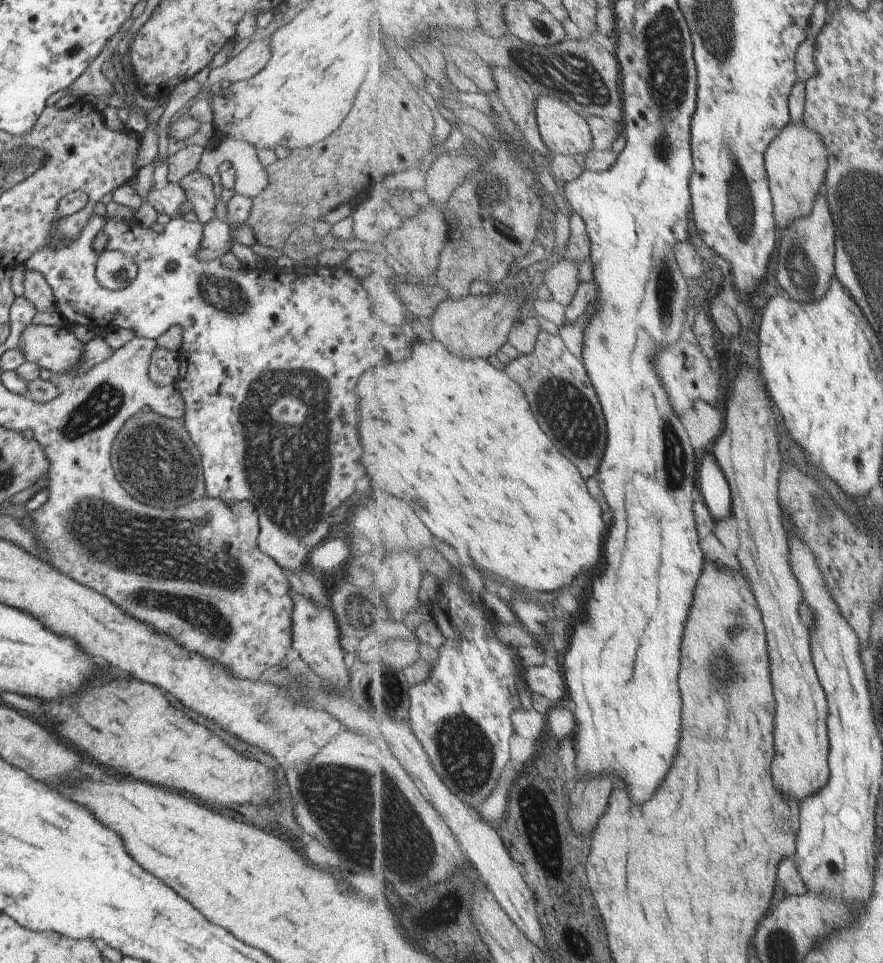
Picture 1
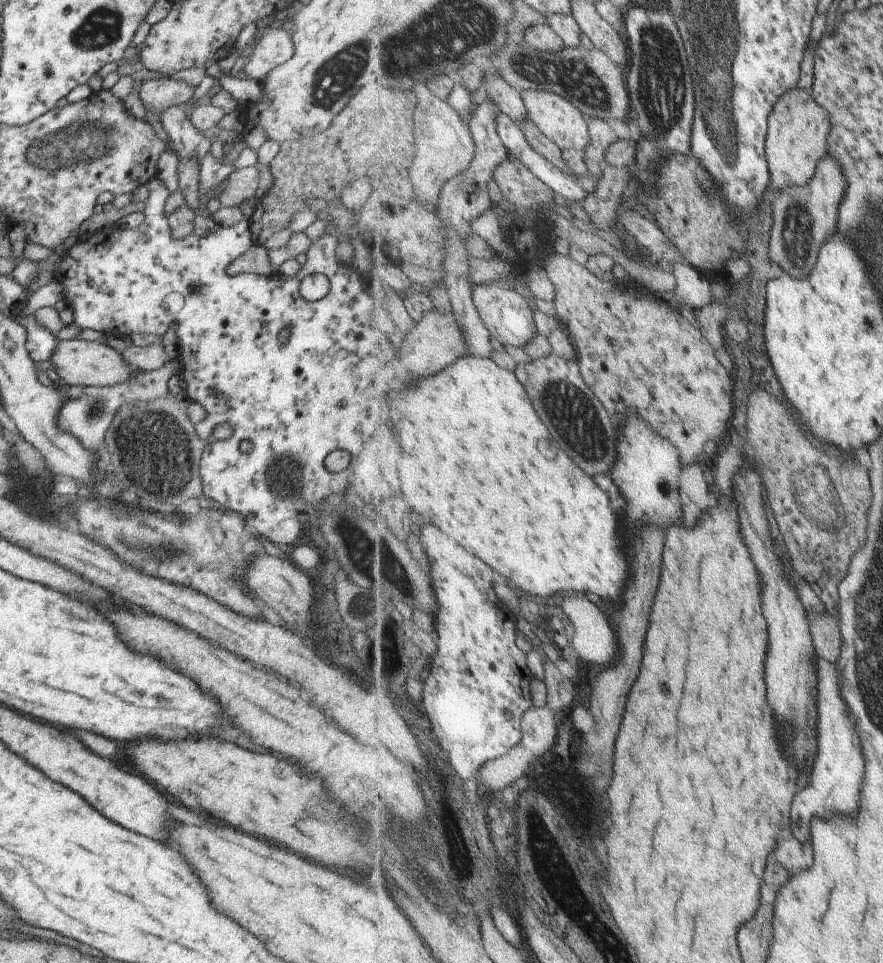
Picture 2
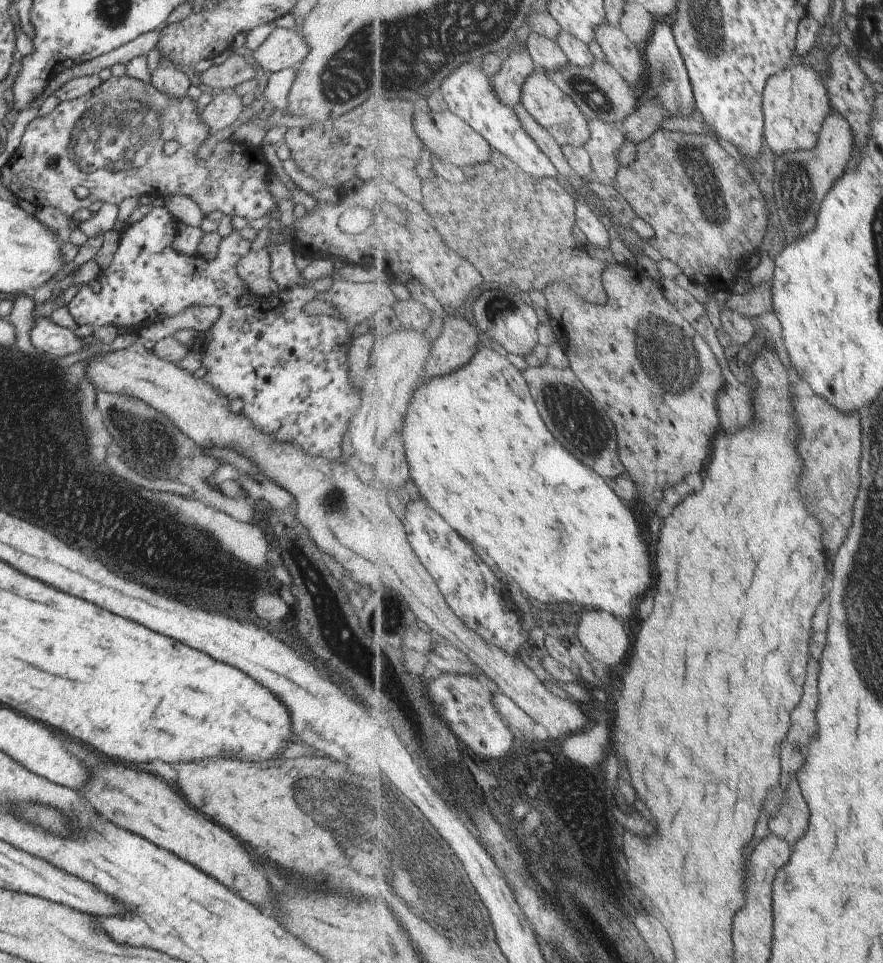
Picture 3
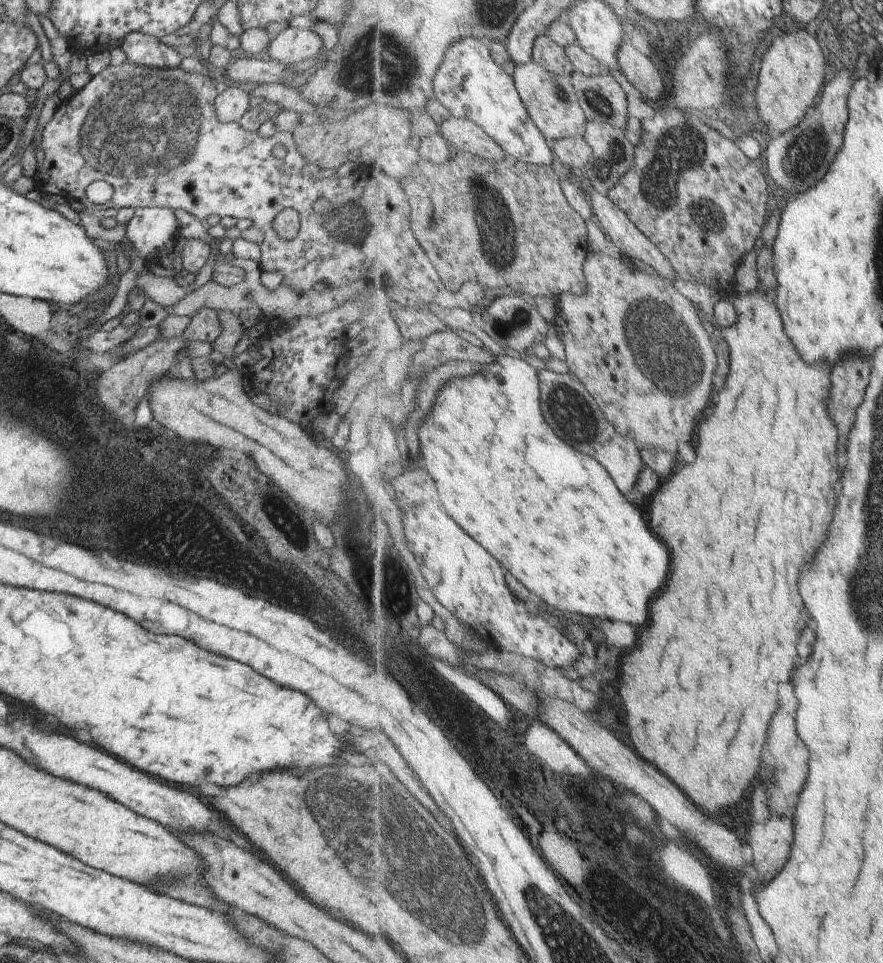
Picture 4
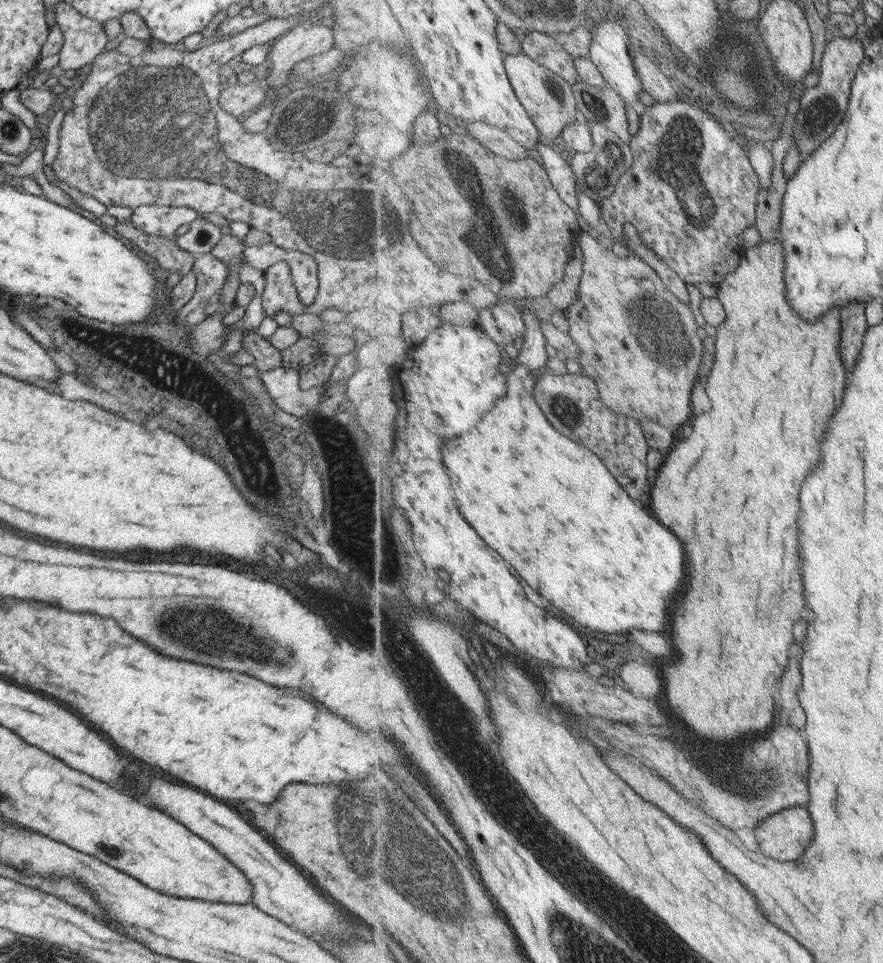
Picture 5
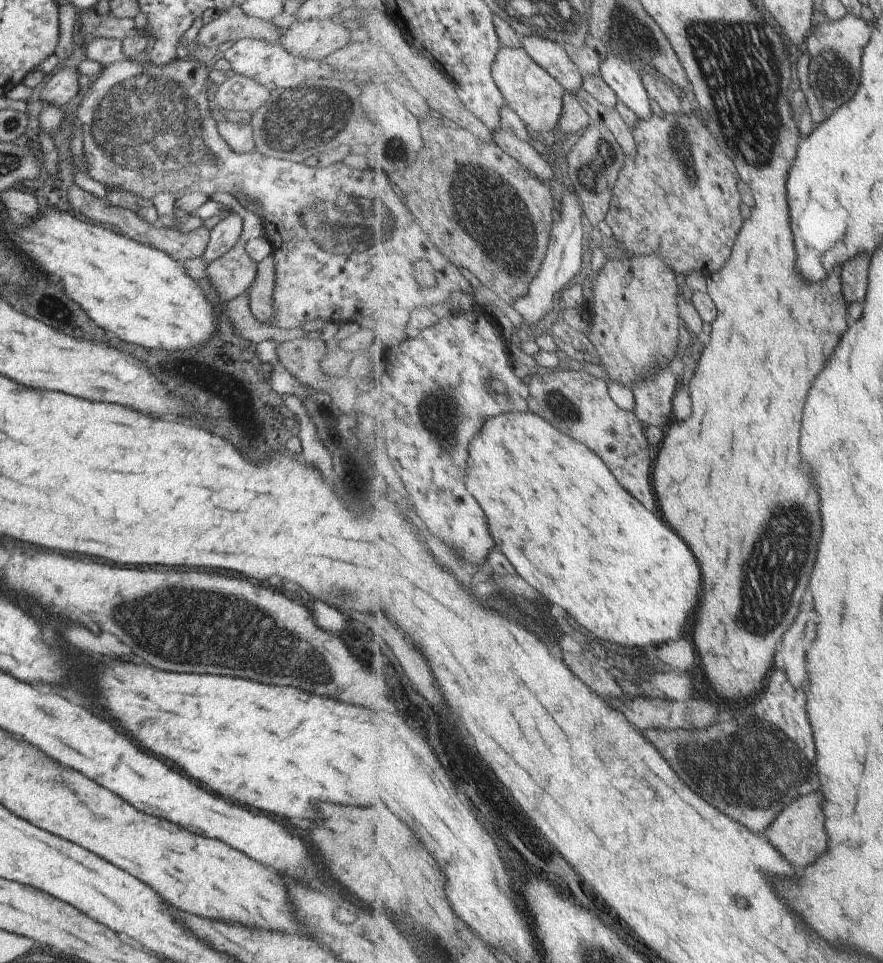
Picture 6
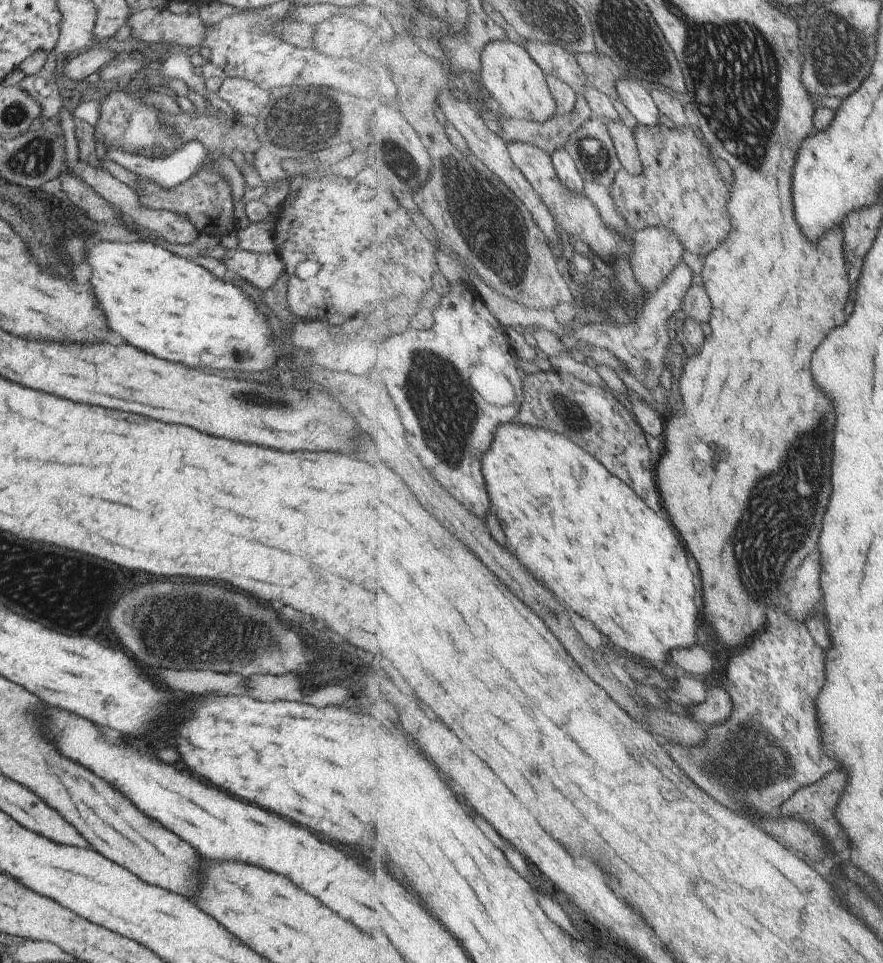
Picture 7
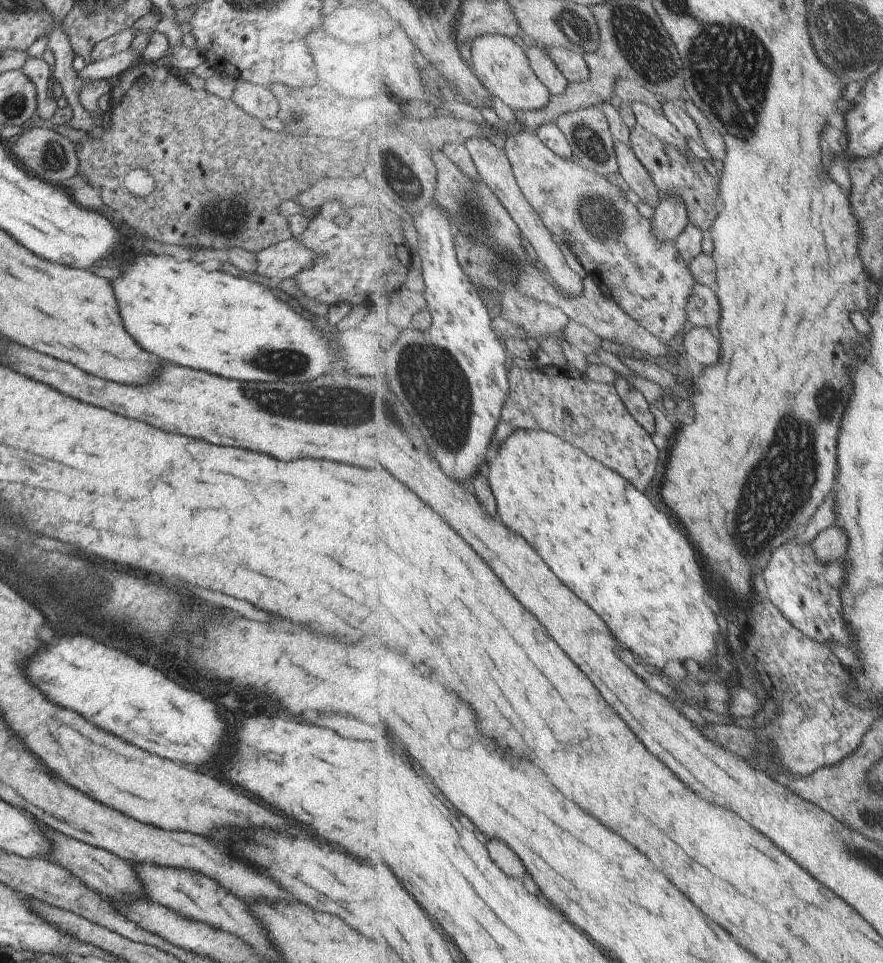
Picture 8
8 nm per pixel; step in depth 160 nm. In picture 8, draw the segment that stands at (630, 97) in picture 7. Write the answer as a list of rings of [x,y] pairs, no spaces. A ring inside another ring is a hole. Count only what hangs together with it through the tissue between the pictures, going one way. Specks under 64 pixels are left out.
[[[633,101],[629,103],[637,124],[643,126],[651,134],[657,135],[663,142],[675,145],[688,157],[693,158],[693,154],[687,147],[683,133],[666,117],[662,111],[658,111],[643,101]]]

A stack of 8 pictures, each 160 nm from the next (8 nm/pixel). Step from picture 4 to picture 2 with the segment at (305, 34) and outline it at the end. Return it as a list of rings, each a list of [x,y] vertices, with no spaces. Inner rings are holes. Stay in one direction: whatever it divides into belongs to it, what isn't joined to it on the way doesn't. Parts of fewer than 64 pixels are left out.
[[[267,29],[252,47],[250,55],[244,60],[240,75],[244,78],[262,79],[272,68],[284,63],[293,54],[291,32],[279,29]]]

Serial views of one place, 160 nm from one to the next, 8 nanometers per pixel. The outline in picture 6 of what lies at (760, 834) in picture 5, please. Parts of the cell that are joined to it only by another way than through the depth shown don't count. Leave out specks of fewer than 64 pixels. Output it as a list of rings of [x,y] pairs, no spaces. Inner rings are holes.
[[[819,794],[801,796],[798,802],[789,803],[789,806],[779,811],[779,816],[764,832],[765,836],[773,842],[773,846],[777,846],[777,850],[781,850],[781,854],[785,854],[785,858],[789,858],[789,862],[793,862],[793,866],[797,868],[805,868],[813,864],[817,856],[827,850],[829,838],[825,832],[825,814],[821,802],[823,796]]]

